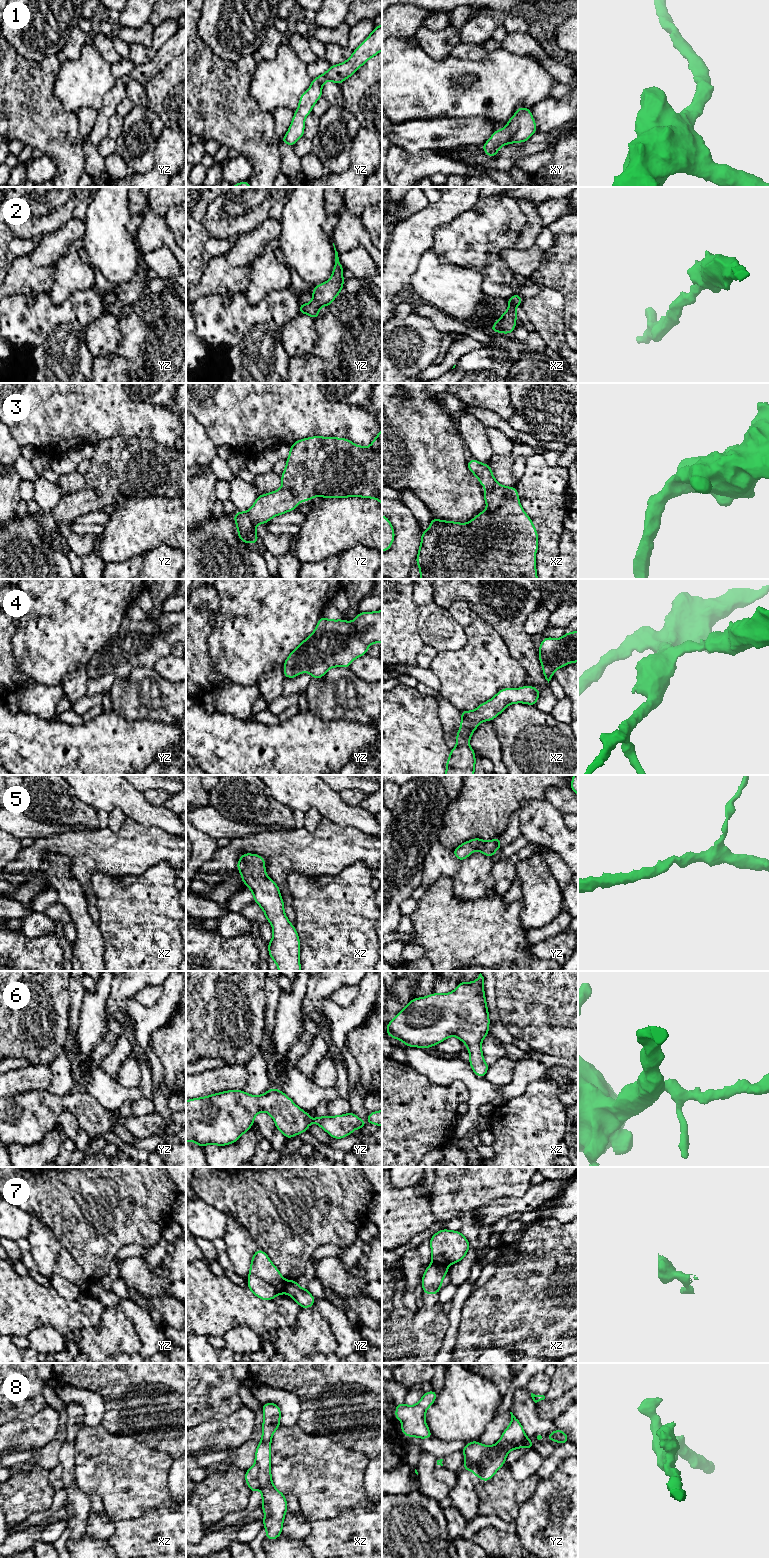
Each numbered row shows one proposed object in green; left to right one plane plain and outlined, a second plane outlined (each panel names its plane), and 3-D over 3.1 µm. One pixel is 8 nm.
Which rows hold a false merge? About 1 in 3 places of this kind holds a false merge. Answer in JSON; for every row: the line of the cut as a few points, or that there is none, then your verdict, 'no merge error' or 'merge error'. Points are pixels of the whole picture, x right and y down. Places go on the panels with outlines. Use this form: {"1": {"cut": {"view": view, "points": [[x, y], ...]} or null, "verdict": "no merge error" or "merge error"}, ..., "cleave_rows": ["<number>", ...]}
{"1": {"cut": null, "verdict": "no merge error"}, "2": {"cut": null, "verdict": "no merge error"}, "3": {"cut": null, "verdict": "no merge error"}, "4": {"cut": null, "verdict": "no merge error"}, "5": {"cut": null, "verdict": "no merge error"}, "6": {"cut": null, "verdict": "no merge error"}, "7": {"cut": {"view": "xz", "points": [[432, 1262], [446, 1267]]}, "verdict": "merge error"}, "8": {"cut": {"view": "yz", "points": [[501, 1451], [494, 1457], [488, 1453], [471, 1469]]}, "verdict": "merge error"}, "cleave_rows": ["7", "8"]}

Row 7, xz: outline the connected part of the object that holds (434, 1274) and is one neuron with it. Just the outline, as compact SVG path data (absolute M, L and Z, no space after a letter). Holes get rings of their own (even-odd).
M431 1263L422 1277L423 1294L439 1294L442 1281L447 1273L446 1266Z

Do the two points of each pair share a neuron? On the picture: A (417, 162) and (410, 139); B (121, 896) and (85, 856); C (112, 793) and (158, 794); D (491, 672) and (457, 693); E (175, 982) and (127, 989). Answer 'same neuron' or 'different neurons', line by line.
A: different neurons
B: different neurons
C: different neurons
D: same neuron
E: different neurons

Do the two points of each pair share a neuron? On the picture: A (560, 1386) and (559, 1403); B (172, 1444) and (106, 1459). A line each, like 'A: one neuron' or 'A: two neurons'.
A: two neurons
B: two neurons

